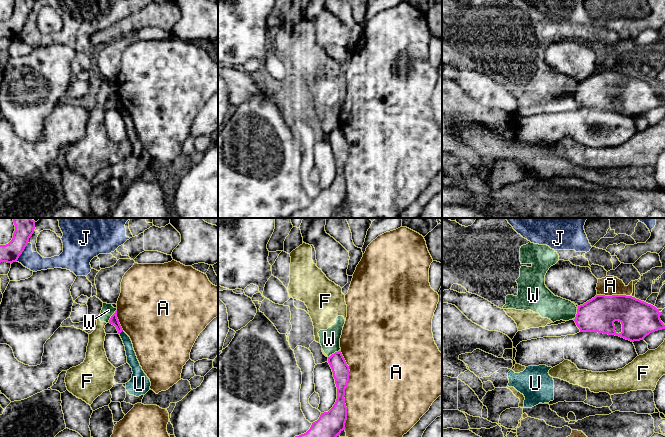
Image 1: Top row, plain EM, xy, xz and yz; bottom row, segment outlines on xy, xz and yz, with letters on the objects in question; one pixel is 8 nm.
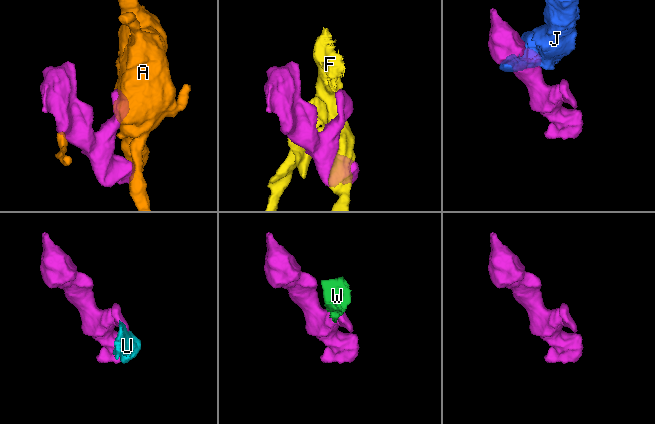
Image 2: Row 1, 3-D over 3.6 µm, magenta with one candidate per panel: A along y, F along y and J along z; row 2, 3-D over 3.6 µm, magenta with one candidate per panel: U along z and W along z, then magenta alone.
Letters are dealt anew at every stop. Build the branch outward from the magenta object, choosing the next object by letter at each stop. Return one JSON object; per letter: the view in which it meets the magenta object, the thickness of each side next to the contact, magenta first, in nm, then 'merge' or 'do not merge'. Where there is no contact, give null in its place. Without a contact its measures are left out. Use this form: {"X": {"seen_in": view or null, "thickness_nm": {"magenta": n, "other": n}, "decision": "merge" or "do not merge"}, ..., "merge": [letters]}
{"A": {"seen_in": "xz", "thickness_nm": {"magenta": 170, "other": 480}, "decision": "do not merge"}, "F": {"seen_in": "xz", "thickness_nm": {"magenta": 140, "other": 20}, "decision": "do not merge"}, "J": {"seen_in": "xy", "thickness_nm": {"magenta": 150, "other": 150}, "decision": "do not merge"}, "U": {"seen_in": "xy", "thickness_nm": {"magenta": 70, "other": 90}, "decision": "do not merge"}, "W": {"seen_in": "xy", "thickness_nm": {"magenta": 70, "other": 100}, "decision": "do not merge"}, "merge": []}

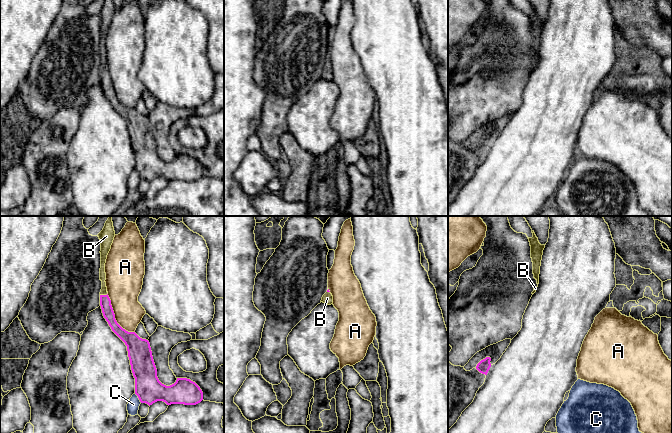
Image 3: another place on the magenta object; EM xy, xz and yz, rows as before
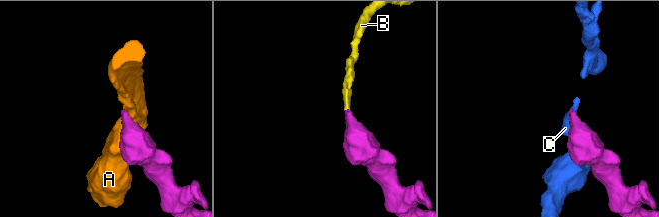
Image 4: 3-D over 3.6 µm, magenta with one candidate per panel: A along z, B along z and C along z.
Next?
{"A": {"seen_in": "xy", "thickness_nm": {"magenta": 120, "other": 260}, "decision": "do not merge"}, "B": {"seen_in": "xy", "thickness_nm": {"magenta": 90, "other": 50}, "decision": "merge"}, "C": {"seen_in": "xy", "thickness_nm": {"magenta": 220, "other": 100}, "decision": "do not merge"}, "merge": ["B"]}

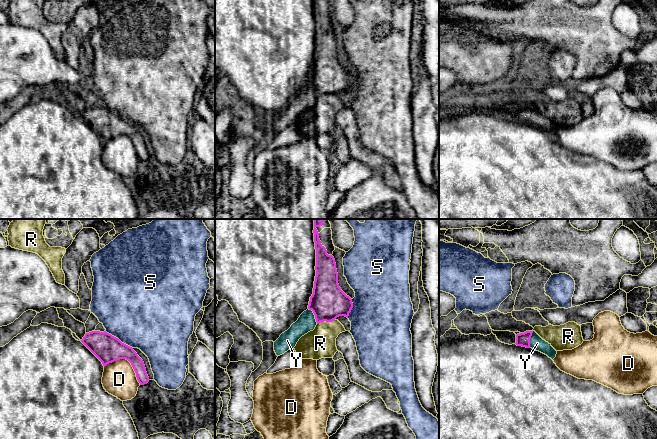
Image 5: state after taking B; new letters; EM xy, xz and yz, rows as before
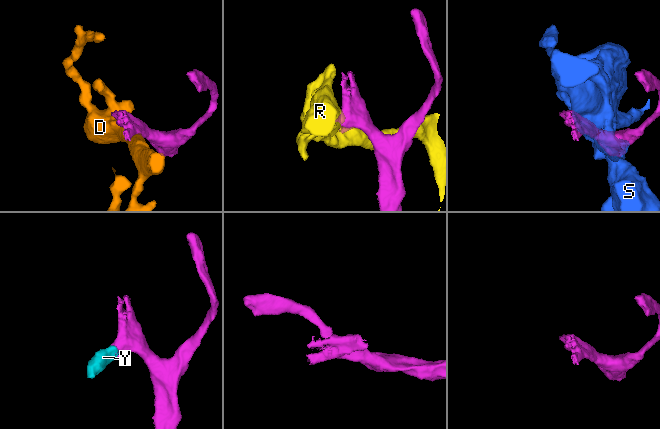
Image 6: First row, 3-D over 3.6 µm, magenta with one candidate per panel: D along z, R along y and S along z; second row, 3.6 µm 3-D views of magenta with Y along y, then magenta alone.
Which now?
{"D": {"seen_in": "xy", "thickness_nm": {"magenta": 220, "other": 280}, "decision": "do not merge"}, "R": {"seen_in": "xz", "thickness_nm": {"magenta": 280, "other": 240}, "decision": "do not merge"}, "S": {"seen_in": "xy", "thickness_nm": {"magenta": 220, "other": 500}, "decision": "do not merge"}, "Y": {"seen_in": "xz", "thickness_nm": {"magenta": 280, "other": 150}, "decision": "merge"}, "merge": ["Y"]}

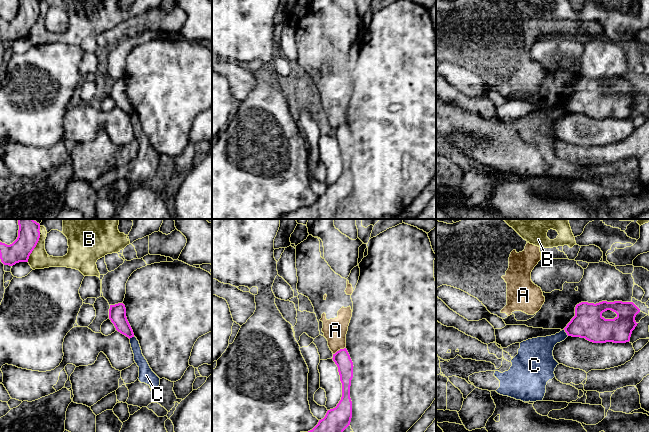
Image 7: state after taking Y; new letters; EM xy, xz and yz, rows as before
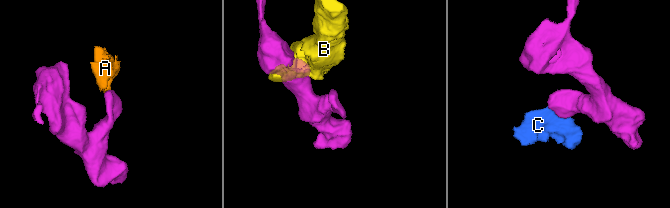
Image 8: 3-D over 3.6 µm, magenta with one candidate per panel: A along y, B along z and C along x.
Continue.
{"A": {"seen_in": "xz", "thickness_nm": {"magenta": 130, "other": 190}, "decision": "do not merge"}, "B": {"seen_in": "xy", "thickness_nm": {"magenta": 180, "other": 160}, "decision": "do not merge"}, "C": {"seen_in": "yz", "thickness_nm": {"magenta": 240, "other": 200}, "decision": "do not merge"}, "merge": []}

